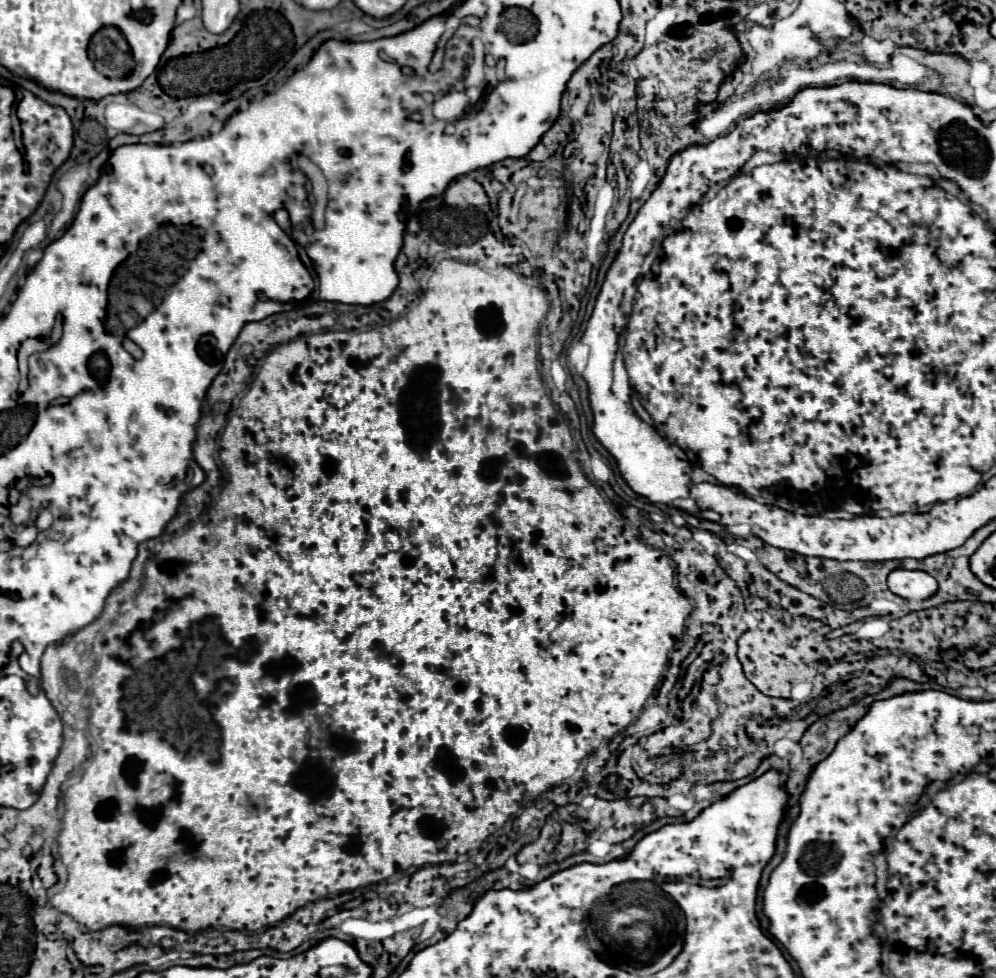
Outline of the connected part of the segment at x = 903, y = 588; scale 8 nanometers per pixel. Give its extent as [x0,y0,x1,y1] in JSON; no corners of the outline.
[888,569,938,601]

